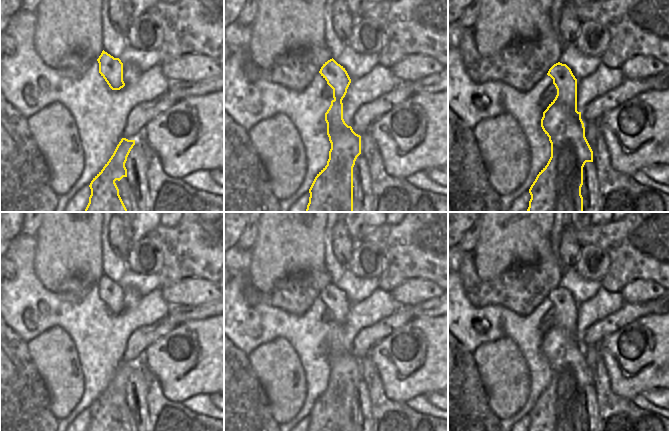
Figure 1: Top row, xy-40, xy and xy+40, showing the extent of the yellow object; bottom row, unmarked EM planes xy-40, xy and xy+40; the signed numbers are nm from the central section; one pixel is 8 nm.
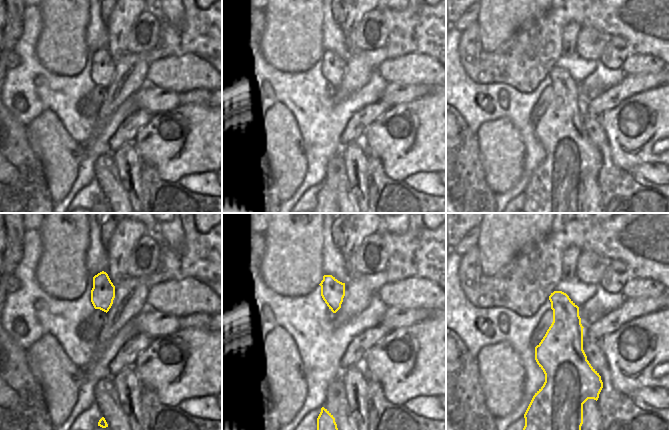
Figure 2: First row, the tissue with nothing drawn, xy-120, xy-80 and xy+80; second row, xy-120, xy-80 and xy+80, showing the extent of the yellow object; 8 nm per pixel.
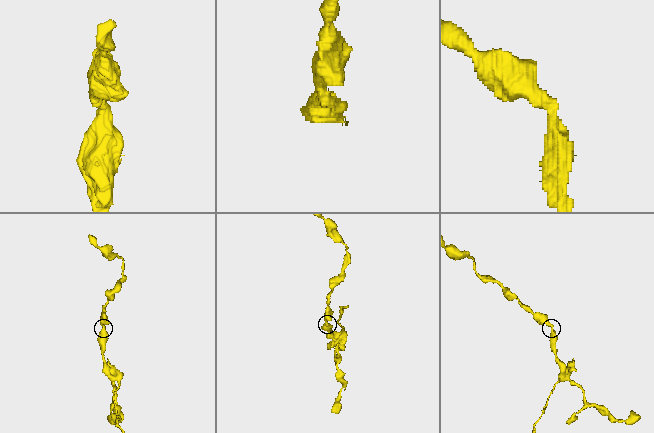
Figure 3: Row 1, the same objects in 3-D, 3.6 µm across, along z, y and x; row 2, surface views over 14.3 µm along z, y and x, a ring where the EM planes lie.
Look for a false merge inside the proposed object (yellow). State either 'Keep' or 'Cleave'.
Keep

